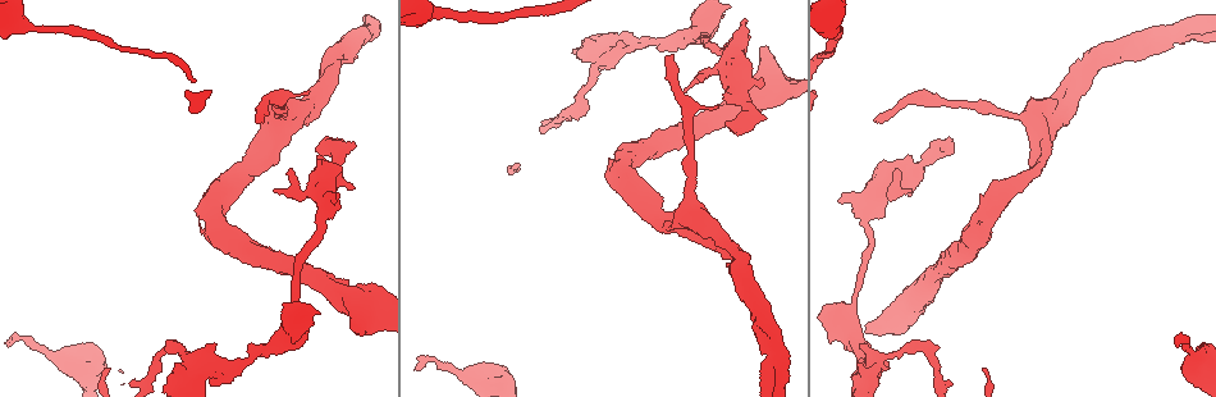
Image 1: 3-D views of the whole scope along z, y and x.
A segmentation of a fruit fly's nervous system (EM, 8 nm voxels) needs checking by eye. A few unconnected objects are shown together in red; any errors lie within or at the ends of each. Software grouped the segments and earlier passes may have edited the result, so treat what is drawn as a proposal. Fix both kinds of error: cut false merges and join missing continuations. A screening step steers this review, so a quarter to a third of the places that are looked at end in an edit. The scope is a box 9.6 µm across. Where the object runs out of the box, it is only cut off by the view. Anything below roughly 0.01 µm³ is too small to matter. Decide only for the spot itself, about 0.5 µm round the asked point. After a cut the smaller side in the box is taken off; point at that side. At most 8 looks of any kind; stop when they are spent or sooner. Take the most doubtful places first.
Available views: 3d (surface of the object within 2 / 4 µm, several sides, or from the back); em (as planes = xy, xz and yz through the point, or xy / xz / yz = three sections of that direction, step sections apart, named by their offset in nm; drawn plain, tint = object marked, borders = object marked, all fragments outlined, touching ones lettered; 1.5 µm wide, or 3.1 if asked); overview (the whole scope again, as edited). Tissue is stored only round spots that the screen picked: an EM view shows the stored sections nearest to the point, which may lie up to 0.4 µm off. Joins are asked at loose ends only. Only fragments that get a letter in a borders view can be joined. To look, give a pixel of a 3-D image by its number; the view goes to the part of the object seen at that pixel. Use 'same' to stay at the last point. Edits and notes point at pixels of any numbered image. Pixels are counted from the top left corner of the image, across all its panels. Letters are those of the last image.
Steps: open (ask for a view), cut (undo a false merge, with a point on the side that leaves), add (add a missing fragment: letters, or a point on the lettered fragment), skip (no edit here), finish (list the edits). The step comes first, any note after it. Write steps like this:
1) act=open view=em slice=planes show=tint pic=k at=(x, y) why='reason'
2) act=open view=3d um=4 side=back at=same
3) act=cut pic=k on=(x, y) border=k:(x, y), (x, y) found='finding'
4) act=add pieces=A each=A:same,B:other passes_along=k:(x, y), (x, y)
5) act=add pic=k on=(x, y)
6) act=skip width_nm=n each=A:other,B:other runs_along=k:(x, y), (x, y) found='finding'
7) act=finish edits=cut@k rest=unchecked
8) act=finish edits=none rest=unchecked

act=open view=3d um=2 pic=1 at=(213, 376) why='four-way junction'

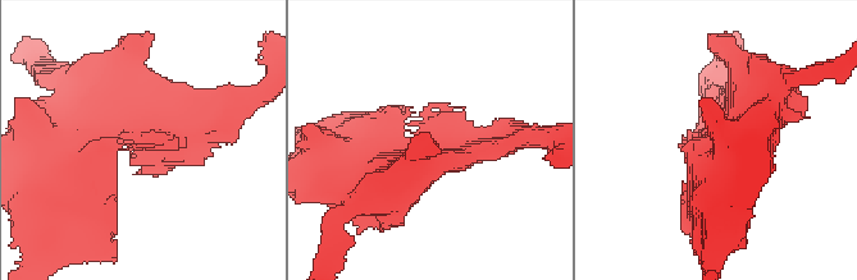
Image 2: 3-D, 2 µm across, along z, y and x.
act=open view=em slice=yz step=8 show=tint pic=2 at=(443, 153)

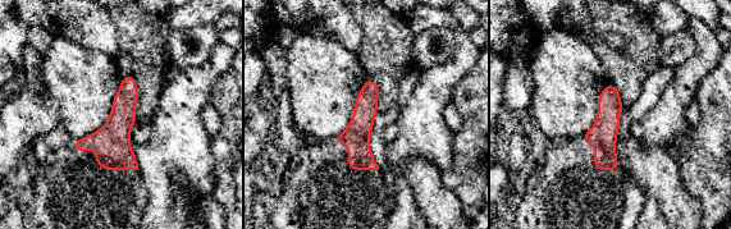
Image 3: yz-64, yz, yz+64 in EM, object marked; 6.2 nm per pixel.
act=open view=em slice=planes show=borders at=same

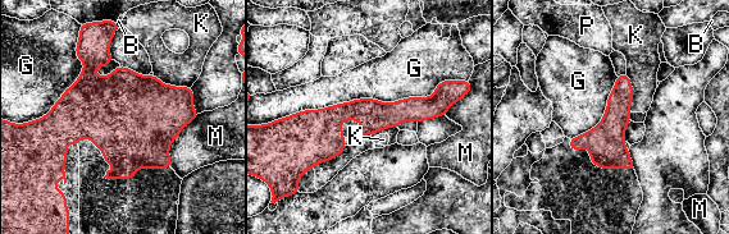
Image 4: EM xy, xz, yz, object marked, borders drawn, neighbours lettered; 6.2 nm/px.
act=skip width_nm=160 longest_contact=G:1100nm each=B:other,G:other,K:other,M:other,P:other found='all the same neuron'

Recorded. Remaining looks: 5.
act=open view=3d um=4 pic=1 at=(673, 57) why='branch stops here'

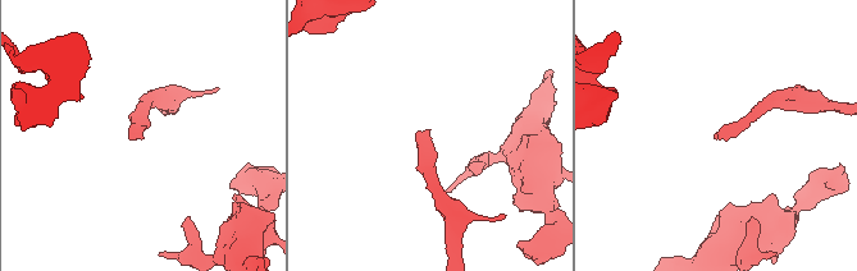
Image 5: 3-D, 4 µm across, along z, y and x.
act=open view=em slice=planes show=borders pic=5 at=(428, 129) why='now the EM'

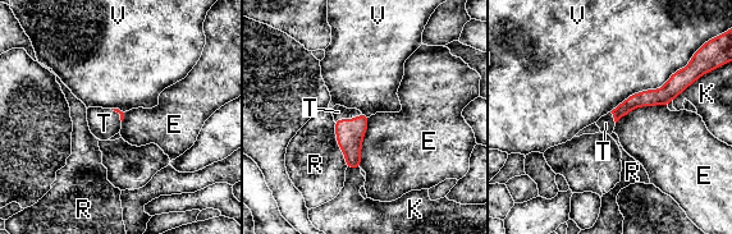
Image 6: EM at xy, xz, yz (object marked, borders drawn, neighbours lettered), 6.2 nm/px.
act=add pieces=T each=E:other,K:other,R:other,T:same,V:other passes_along=6:(350, 133), (347, 119), (338, 111) found='it goes on there'

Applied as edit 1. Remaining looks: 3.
act=open view=em slice=planes show=tint pic=1 at=(1038, 169) why='calibre changes'

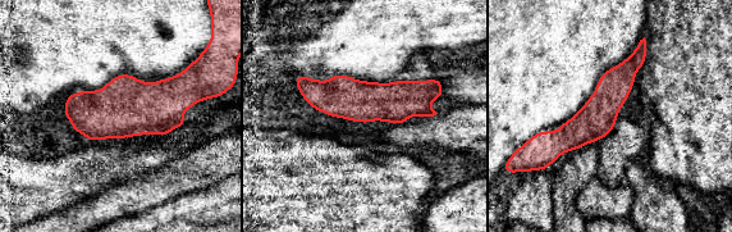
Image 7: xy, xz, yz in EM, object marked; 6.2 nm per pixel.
act=open view=em slice=planes show=borders at=same

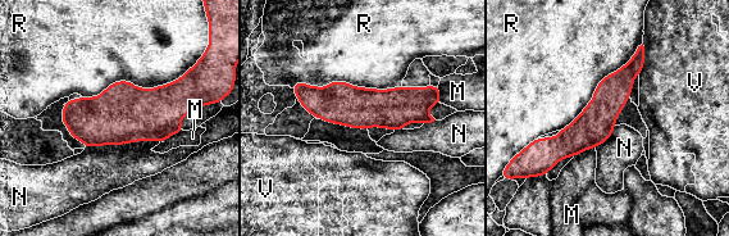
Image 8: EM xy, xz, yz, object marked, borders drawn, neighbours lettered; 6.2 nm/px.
act=skip each=M:other,N:other,R:other,V:other runs_along=8:(641, 55), (566, 144), (531, 148) found='continuous, no second neuron'

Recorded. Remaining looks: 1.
act=finish edits=add@6 rest=unchecked

